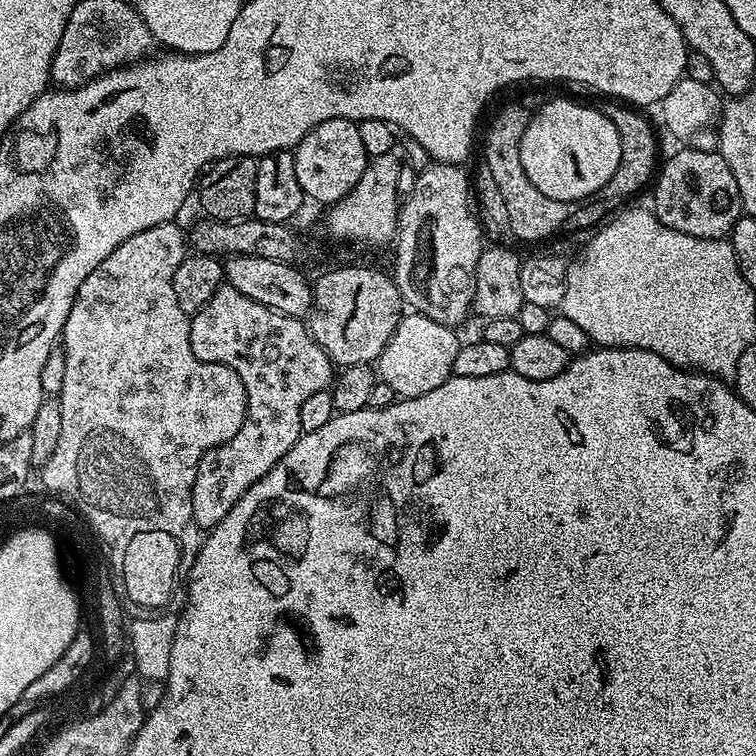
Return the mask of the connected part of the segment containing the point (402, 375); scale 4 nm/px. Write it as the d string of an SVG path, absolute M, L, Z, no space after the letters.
M409 311L404 314L385 349L374 361L374 372L379 383L390 386L397 397L405 400L438 390L442 382L453 376L454 357L462 343L461 337L456 337L456 334L442 322L434 322L434 318L426 318L421 312Z

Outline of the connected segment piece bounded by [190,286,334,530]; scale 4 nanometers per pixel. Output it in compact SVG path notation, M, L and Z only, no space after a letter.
M227 286L218 289L214 298L202 306L202 310L191 313L190 350L194 350L202 362L225 364L233 368L242 380L248 399L246 418L238 434L210 449L198 462L198 474L194 478L192 491L192 517L202 530L210 530L218 526L226 514L230 514L234 502L238 502L238 498L242 498L242 494L246 494L254 482L263 478L284 457L286 450L300 441L302 405L310 394L323 392L333 383L334 363L312 337L303 319L275 312L270 306L262 306L262 302L254 302L254 298L246 298L246 294Z

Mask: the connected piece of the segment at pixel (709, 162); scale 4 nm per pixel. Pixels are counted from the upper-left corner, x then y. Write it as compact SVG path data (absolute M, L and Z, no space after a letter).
M691 146L678 149L665 164L663 161L659 165L651 192L653 204L651 207L654 209L656 217L666 226L670 226L670 230L678 230L682 234L690 234L694 238L725 239L742 215L738 182L734 182L734 173L730 171L730 166L726 166L726 158L722 158L719 151L707 152Z

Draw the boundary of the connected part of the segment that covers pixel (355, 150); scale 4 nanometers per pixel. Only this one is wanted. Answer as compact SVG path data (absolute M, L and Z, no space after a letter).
M342 118L318 122L318 126L311 128L306 138L296 144L292 157L294 174L298 174L298 186L309 201L317 200L323 206L338 203L356 185L358 178L362 178L370 159L358 135L357 121Z

